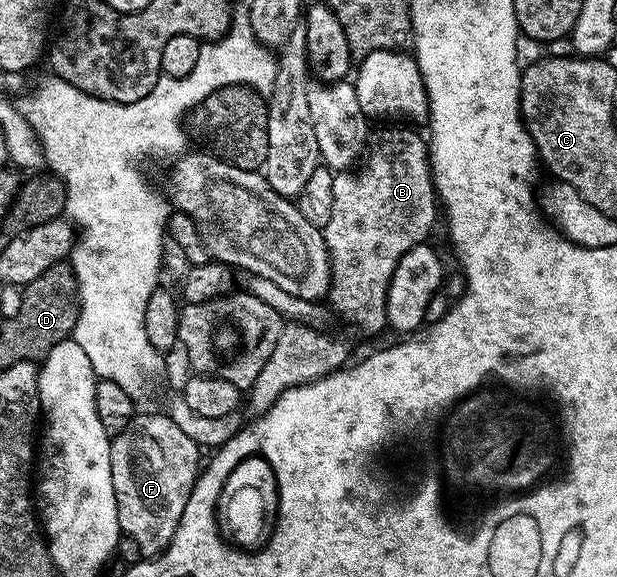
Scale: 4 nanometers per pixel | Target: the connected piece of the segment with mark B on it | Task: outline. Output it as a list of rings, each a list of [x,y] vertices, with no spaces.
[[[396,126],[400,127],[380,129],[369,136],[366,153],[368,164],[359,175],[350,169],[333,174],[332,215],[324,228],[326,248],[330,254],[329,306],[338,310],[340,318],[355,323],[360,330],[370,335],[387,330],[386,298],[397,263],[413,246],[430,239],[434,218],[440,215],[430,171],[429,144],[423,134],[421,137],[414,131],[415,128]]]

